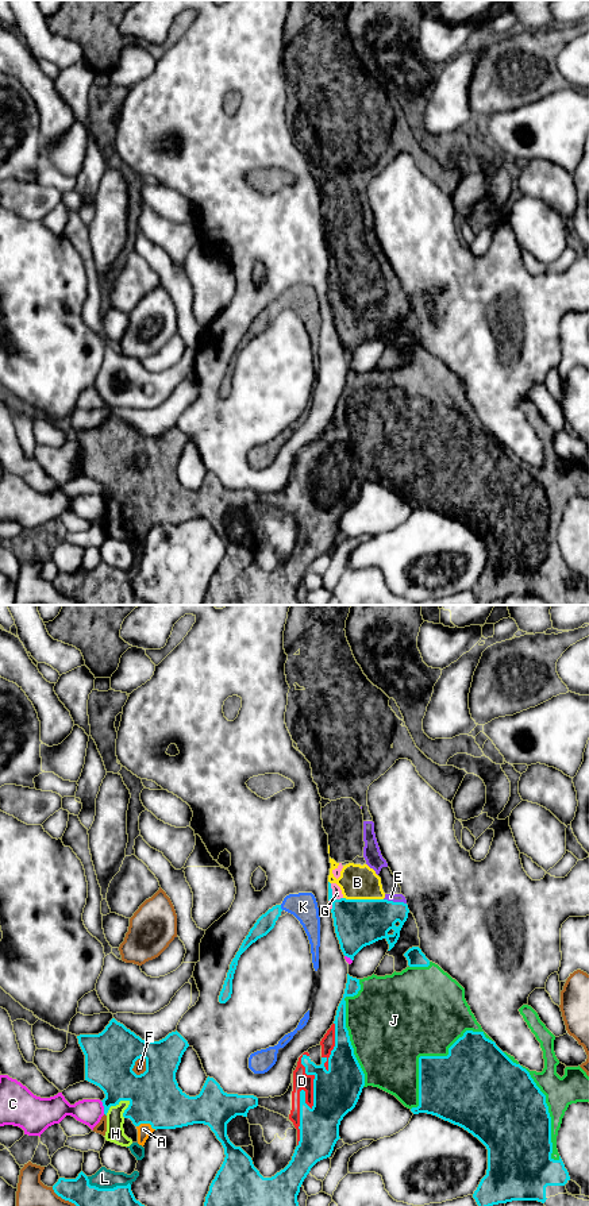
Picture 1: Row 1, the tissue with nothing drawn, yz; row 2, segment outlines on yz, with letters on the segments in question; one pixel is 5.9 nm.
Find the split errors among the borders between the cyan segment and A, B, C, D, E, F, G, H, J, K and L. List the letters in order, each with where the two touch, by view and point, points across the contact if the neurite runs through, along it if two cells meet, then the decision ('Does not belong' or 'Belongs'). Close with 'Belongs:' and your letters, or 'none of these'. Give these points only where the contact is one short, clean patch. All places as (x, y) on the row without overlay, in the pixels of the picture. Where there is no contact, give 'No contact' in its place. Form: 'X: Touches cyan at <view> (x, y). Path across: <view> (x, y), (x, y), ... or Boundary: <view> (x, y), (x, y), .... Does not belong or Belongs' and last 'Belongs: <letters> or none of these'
A: Touches cyan at yz (146, 517). Belongs
B: Touches cyan at yz (364, 295). Belongs
C: Touches cyan at yz (104, 503). Does not belong
D: Touches cyan at yz (304, 493). Belongs
E: Touches cyan at yz (395, 297). Belongs
F: Touches cyan at yz (146, 462). Does not belong
G: Touches cyan at yz (331, 291). Belongs
H: Touches cyan at yz (116, 499). Belongs
J: Touches cyan at yz (430, 451). Belongs
K: Touches cyan at yz (280, 303). Belongs
L: Touches cyan at yz (107, 584). Belongs
Belongs: A, B, D, E, G, H, J, K, L

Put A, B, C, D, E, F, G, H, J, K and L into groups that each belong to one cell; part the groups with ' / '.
A B D E G H J K L / C / F

